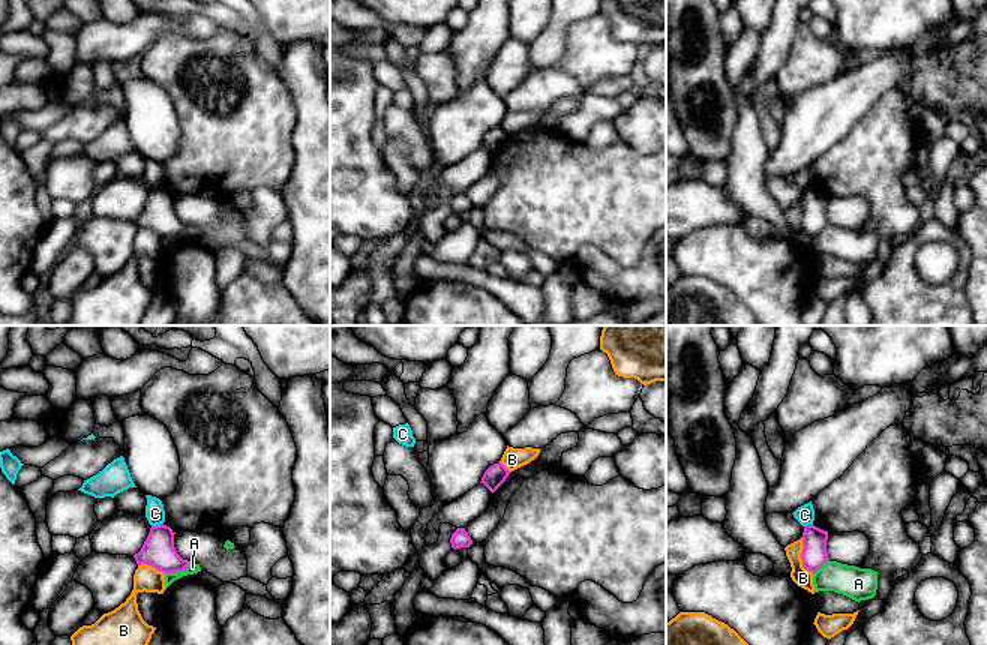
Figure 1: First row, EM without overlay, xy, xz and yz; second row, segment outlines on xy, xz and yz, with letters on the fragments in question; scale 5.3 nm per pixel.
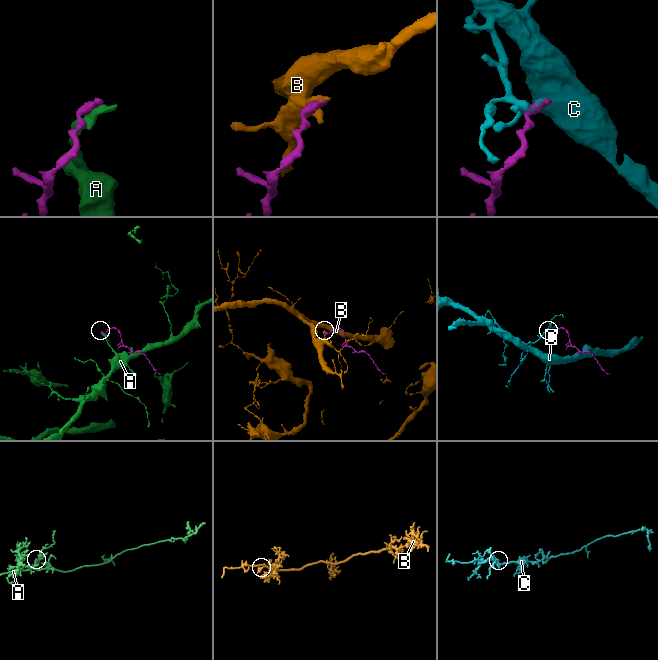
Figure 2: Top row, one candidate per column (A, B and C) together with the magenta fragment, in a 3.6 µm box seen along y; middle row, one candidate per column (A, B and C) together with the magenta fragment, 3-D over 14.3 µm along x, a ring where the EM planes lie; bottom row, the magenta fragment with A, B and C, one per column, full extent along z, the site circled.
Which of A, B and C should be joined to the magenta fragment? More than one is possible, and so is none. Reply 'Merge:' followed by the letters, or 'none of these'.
Merge: none of these

